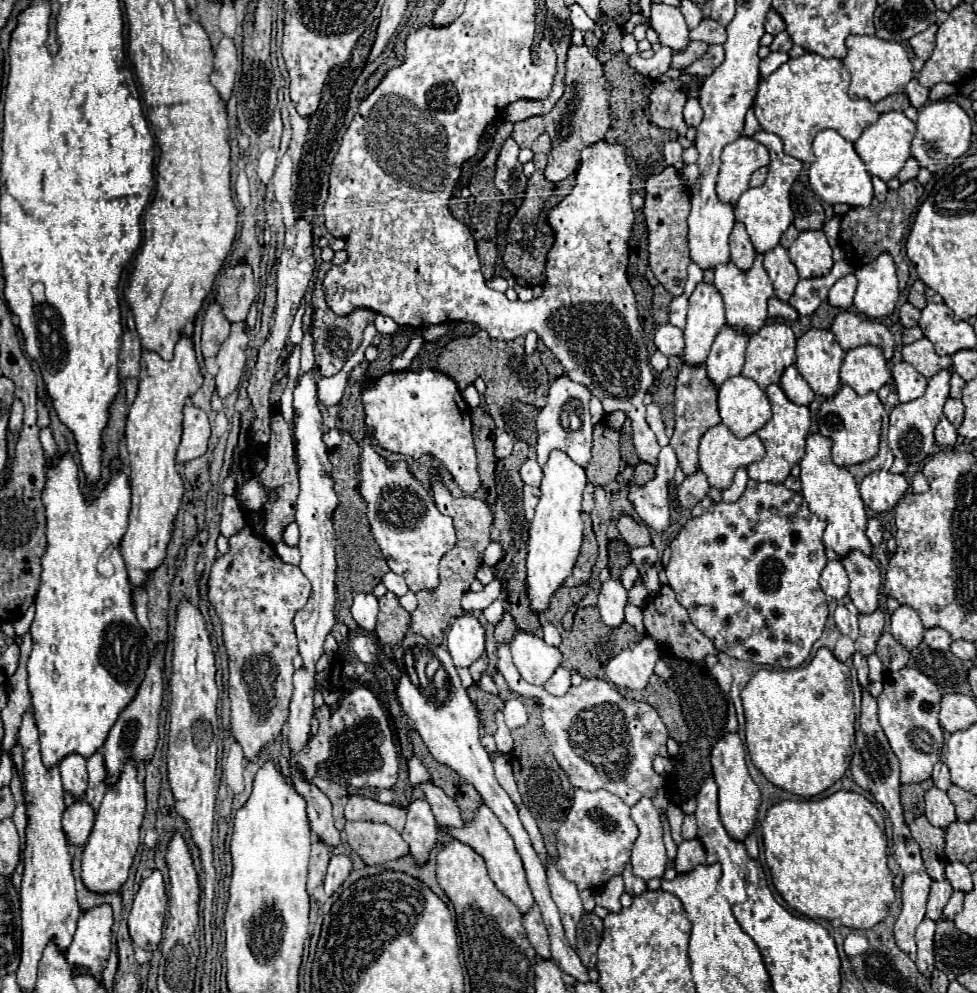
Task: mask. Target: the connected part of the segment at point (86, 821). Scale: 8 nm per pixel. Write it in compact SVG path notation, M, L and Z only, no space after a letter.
M76 800L72 806L66 808L62 826L64 826L64 832L72 846L86 844L92 824L94 824L94 816L96 816L94 808L86 800Z

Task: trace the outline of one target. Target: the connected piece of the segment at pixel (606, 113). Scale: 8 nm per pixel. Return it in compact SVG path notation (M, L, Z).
M570 46L566 60L566 90L556 106L542 116L532 116L514 124L514 140L534 140L542 132L548 132L552 138L552 152L548 166L544 170L550 182L560 182L576 172L580 164L580 150L604 138L606 130L612 122L612 110L608 104L608 82L604 76L604 68L594 54L588 52L586 46Z

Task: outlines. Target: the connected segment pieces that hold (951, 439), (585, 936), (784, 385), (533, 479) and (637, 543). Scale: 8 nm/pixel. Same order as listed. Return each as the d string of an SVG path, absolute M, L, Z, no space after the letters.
M940 418L938 426L936 426L936 442L940 446L954 446L956 444L956 428L948 422L948 418Z
M594 912L584 914L582 920L578 922L576 952L588 970L596 966L596 950L600 944L600 934L602 934L602 920Z
M790 366L784 370L782 378L780 378L780 388L784 390L786 398L794 404L800 406L808 406L814 400L814 392L810 390L808 382L800 376L800 372L796 370L796 366Z
M532 454L524 464L522 464L522 468L520 468L520 474L522 474L522 480L526 482L526 484L530 484L530 486L538 486L540 482L542 482L542 468L540 468L540 464L536 462L536 456Z
M620 516L618 520L618 532L622 536L622 540L630 546L630 548L640 548L640 546L648 546L652 544L650 540L650 530L646 524L634 520L632 516Z

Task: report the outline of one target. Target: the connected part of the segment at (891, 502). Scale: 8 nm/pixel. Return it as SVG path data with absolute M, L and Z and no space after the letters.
M876 470L868 474L860 484L860 496L864 506L872 512L886 512L896 506L904 496L908 482L902 474L892 474L886 470Z

